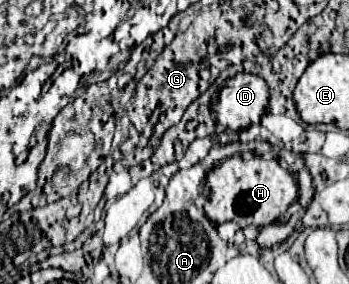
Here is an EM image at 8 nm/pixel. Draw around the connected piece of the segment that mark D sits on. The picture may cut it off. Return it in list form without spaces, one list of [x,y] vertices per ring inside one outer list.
[[[236,73],[226,79],[224,87],[218,93],[214,105],[216,121],[226,129],[240,131],[254,123],[260,123],[260,117],[268,107],[268,85],[258,75]]]

